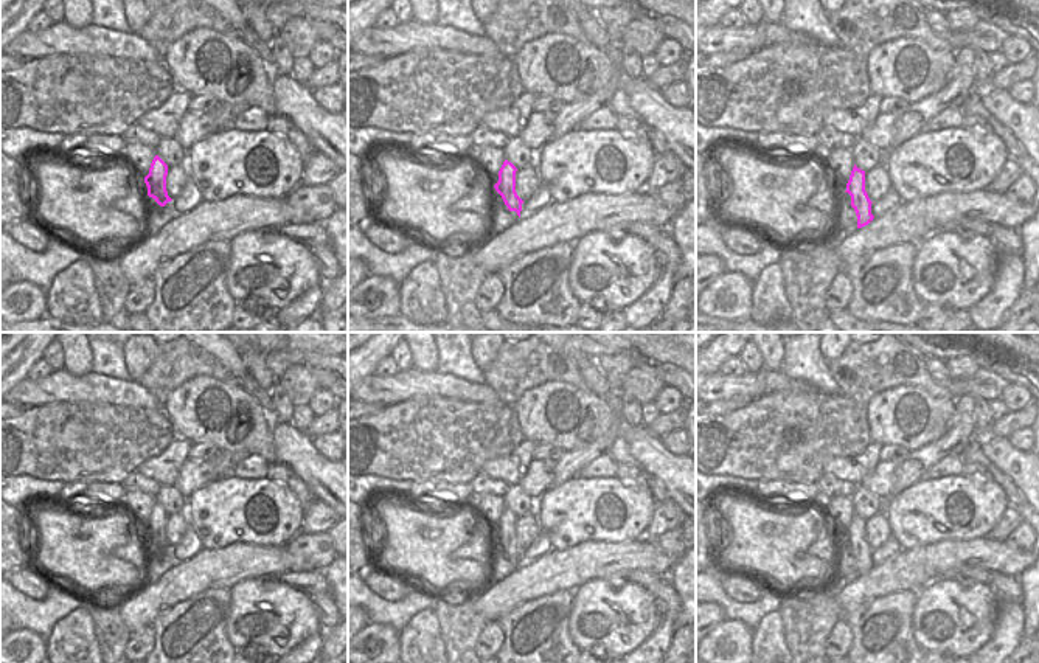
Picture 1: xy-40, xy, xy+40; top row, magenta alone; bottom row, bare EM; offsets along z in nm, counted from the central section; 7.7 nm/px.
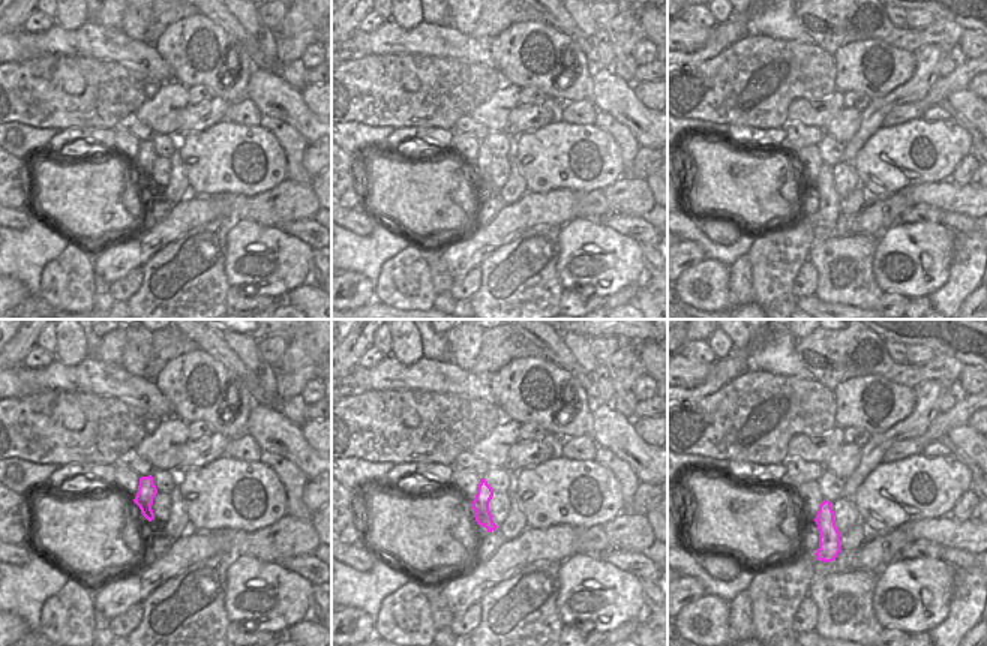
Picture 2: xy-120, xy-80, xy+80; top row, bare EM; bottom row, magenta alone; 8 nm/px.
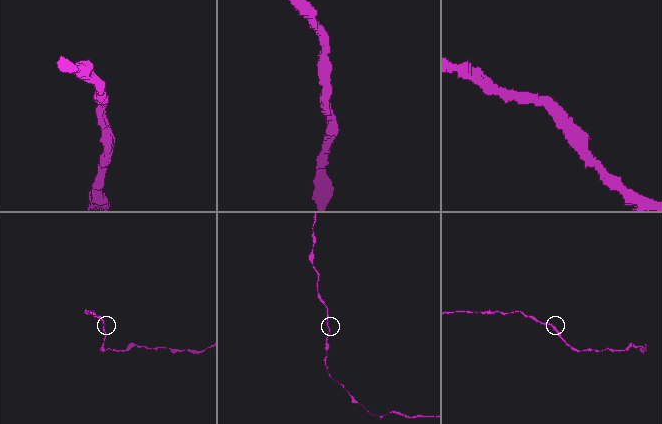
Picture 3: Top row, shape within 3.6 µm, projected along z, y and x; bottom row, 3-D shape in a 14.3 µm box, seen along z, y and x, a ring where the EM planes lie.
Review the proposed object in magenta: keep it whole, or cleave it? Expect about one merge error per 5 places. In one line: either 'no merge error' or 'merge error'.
no merge error

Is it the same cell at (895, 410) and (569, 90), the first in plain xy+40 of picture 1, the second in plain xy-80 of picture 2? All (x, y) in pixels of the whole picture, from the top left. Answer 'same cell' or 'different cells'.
same cell

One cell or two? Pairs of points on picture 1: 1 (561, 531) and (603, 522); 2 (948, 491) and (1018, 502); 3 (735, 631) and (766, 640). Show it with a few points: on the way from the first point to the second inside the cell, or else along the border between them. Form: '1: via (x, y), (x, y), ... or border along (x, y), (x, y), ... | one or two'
1: via (572, 522), (592, 522) | one
2: border along (994, 479), (1002, 488), (1008, 505) | two
3: border along (754, 629), (750, 646) | two

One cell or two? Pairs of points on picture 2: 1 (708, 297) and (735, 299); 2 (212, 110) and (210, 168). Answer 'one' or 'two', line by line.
1: two
2: two

